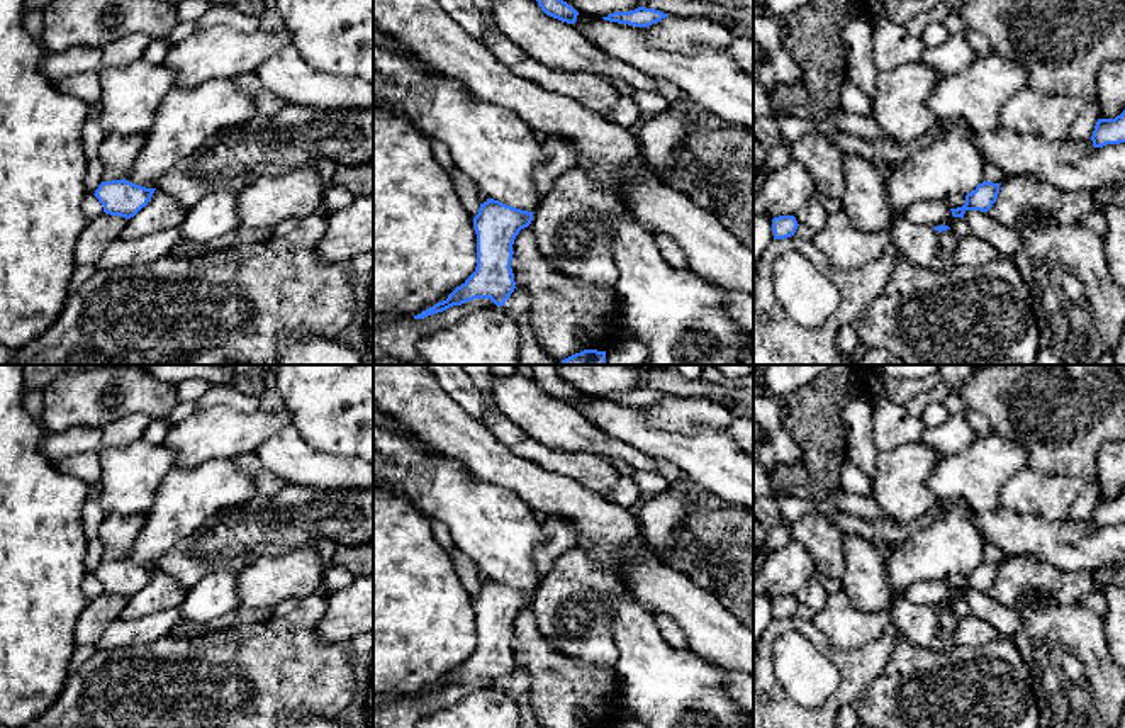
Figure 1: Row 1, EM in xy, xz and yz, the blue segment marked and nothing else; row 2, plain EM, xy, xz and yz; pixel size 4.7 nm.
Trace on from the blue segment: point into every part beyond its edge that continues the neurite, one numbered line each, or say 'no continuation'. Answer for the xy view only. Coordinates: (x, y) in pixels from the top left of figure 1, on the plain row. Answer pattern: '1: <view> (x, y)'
no continuation

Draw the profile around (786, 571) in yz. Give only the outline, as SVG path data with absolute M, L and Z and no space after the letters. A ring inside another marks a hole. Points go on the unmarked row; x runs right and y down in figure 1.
M789 540L782 548L769 555L753 577L753 594L764 594L770 599L796 596L816 575L816 565L808 548Z

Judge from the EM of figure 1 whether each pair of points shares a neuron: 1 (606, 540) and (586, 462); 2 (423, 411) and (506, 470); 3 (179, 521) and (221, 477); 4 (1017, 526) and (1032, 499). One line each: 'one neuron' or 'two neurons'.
1: two neurons
2: one neuron
3: one neuron
4: two neurons

